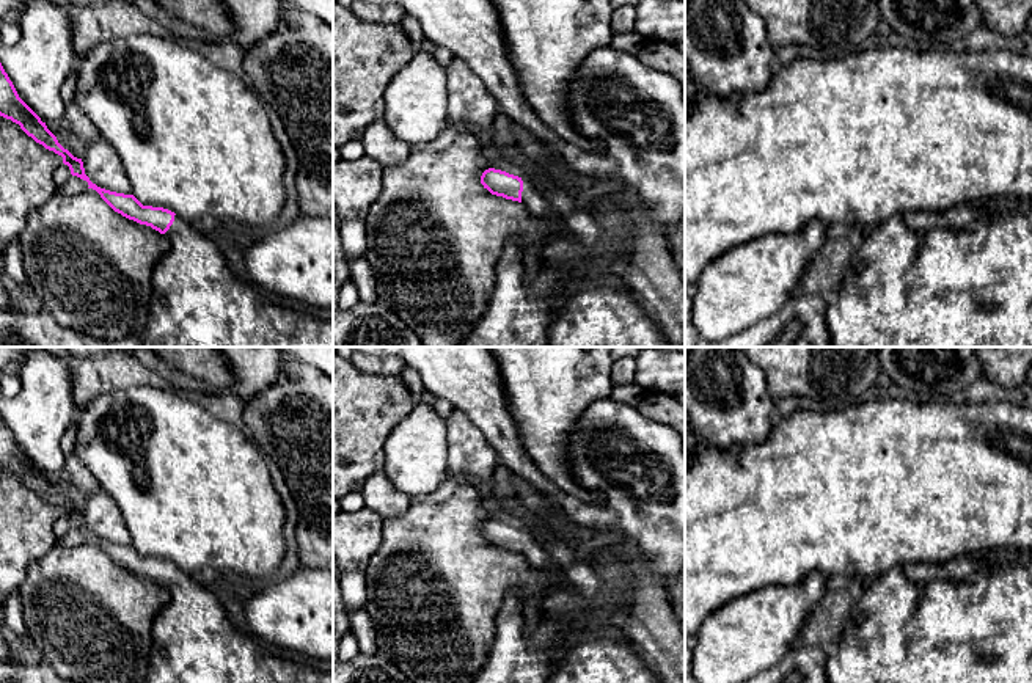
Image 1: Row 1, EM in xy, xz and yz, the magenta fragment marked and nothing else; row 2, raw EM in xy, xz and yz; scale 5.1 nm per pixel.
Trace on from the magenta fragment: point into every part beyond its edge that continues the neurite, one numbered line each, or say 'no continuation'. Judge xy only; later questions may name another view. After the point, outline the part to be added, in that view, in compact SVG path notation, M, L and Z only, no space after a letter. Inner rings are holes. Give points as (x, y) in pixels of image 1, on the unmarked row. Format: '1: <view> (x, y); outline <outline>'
1: xy (193, 641); outline M174 567L165 589L170 601L152 625L145 683L333 683L333 672L286 661L253 633L236 628L218 597L196 576Z

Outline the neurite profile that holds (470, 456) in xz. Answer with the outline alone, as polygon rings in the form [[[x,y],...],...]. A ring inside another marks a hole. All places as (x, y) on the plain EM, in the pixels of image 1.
[[[462,410],[446,421],[448,473],[474,485],[482,498],[493,493],[493,473],[500,463],[484,433]]]

